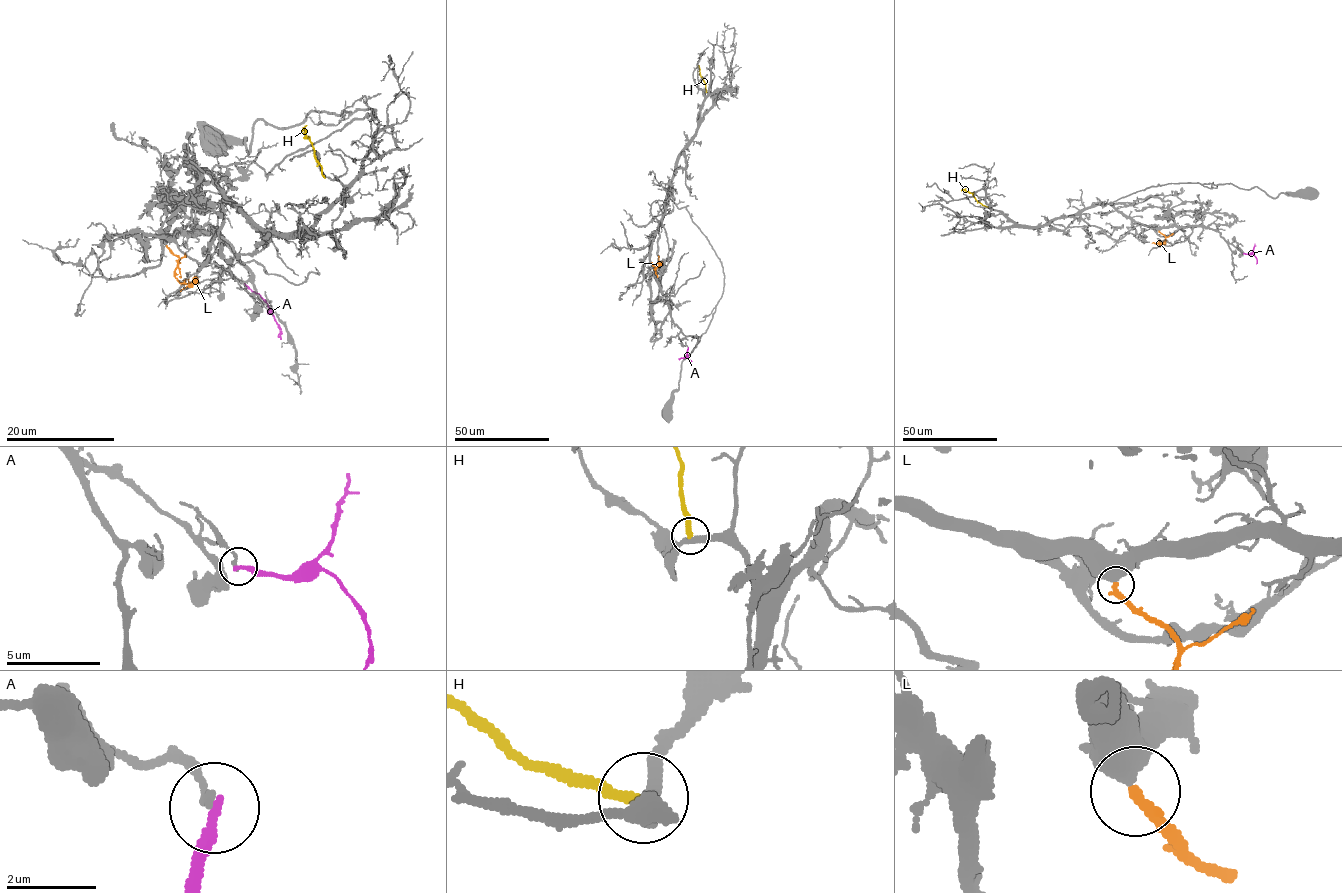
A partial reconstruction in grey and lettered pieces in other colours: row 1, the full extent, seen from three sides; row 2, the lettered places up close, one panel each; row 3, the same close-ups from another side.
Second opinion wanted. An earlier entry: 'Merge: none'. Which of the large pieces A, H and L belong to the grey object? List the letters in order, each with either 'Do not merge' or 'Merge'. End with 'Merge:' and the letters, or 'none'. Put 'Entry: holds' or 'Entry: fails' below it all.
A: Do not merge
H: Do not merge
L: Merge
Merge: L
Entry: fails

